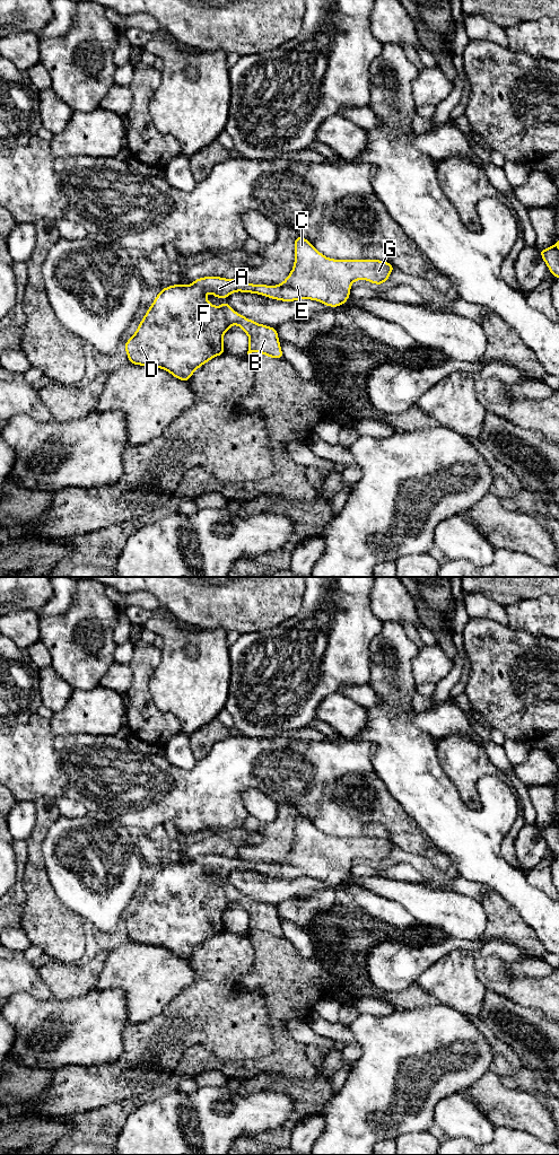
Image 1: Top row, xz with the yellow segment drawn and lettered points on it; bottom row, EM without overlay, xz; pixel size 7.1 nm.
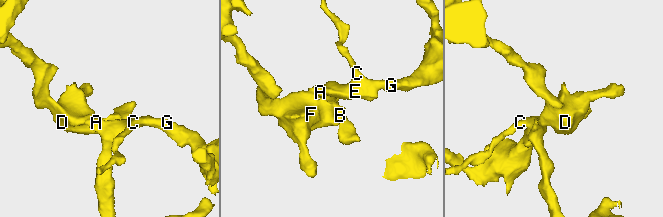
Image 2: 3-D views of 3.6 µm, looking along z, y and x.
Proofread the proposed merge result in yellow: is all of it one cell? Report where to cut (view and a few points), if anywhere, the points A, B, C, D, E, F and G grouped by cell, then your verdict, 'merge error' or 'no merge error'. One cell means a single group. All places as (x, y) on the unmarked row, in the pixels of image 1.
cut none; groups A B C D E F G; no merge error

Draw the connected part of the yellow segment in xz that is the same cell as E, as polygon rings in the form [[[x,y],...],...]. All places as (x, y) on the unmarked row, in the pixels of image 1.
[[[296,814],[295,821],[295,841],[291,850],[286,858],[278,864],[253,863],[239,858],[226,857],[220,855],[203,855],[193,858],[192,863],[173,863],[160,867],[152,883],[148,886],[145,895],[141,898],[136,911],[125,920],[124,926],[130,938],[130,942],[145,945],[156,945],[167,948],[175,956],[189,960],[192,952],[207,939],[212,936],[224,933],[225,926],[222,920],[224,912],[229,905],[235,902],[248,913],[248,931],[260,930],[270,936],[283,937],[277,905],[270,905],[263,902],[255,901],[252,898],[236,891],[227,880],[217,885],[210,882],[206,872],[211,870],[216,876],[227,876],[236,869],[259,872],[271,877],[282,880],[295,880],[302,876],[321,880],[329,885],[338,885],[347,881],[350,874],[350,866],[356,858],[367,858],[372,861],[381,864],[386,860],[391,850],[395,847],[391,841],[379,838],[334,838],[321,832],[309,819]]]

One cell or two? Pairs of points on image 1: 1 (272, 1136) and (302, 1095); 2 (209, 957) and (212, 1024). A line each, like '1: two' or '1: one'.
1: one
2: one

